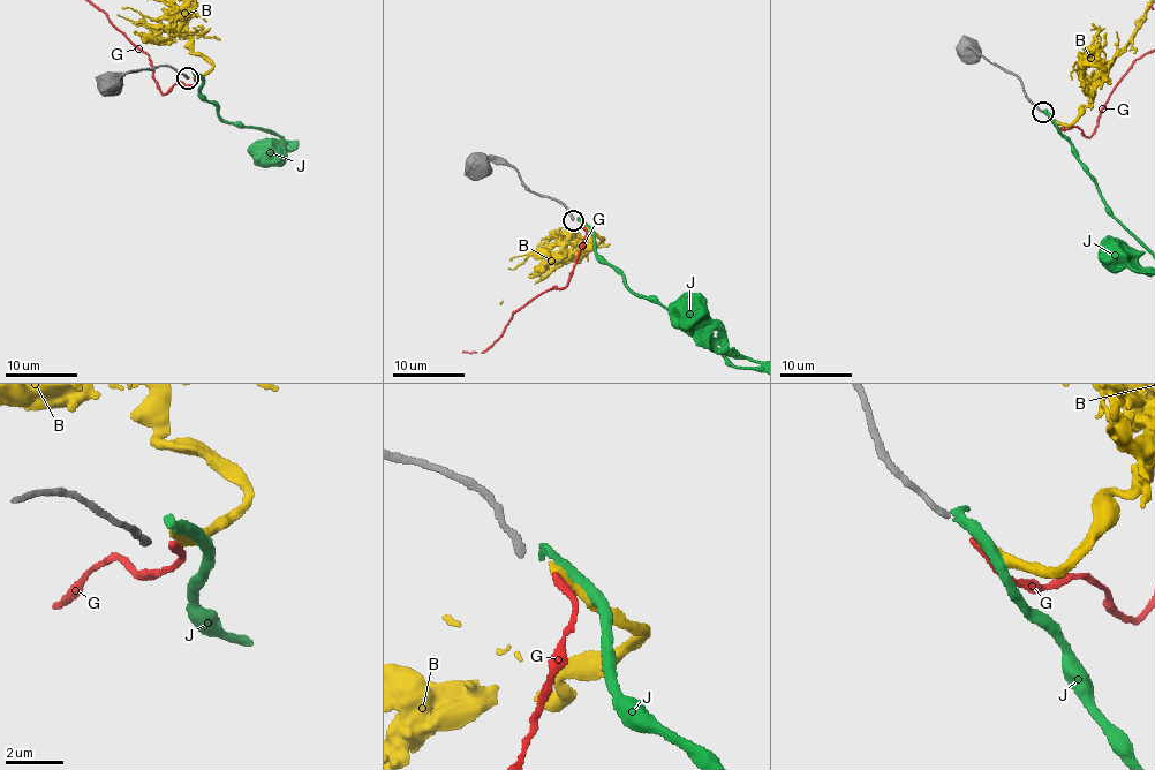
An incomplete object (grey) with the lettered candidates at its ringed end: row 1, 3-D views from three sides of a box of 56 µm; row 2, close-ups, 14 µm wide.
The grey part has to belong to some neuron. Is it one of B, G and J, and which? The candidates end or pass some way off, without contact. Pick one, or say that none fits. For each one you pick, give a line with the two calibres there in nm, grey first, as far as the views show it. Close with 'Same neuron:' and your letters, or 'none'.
G: calibres 220 and 280 nm
Same neuron: G

